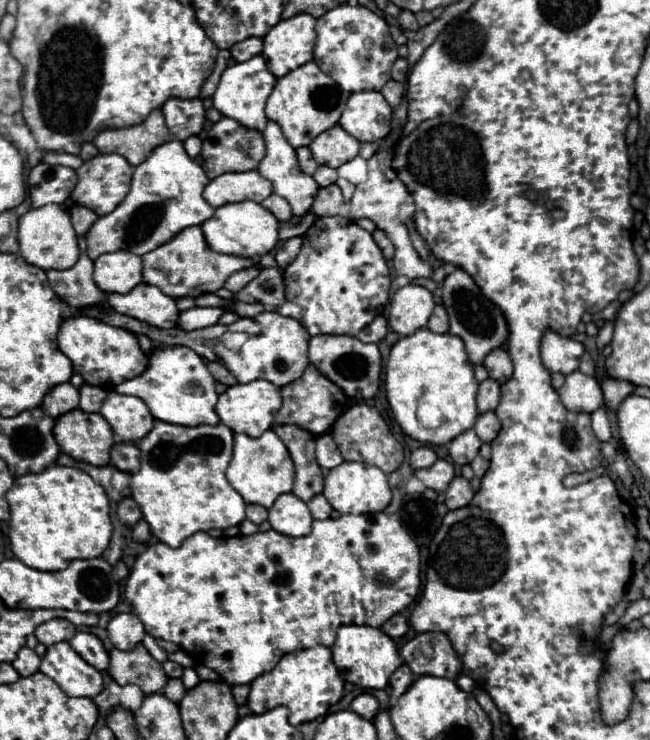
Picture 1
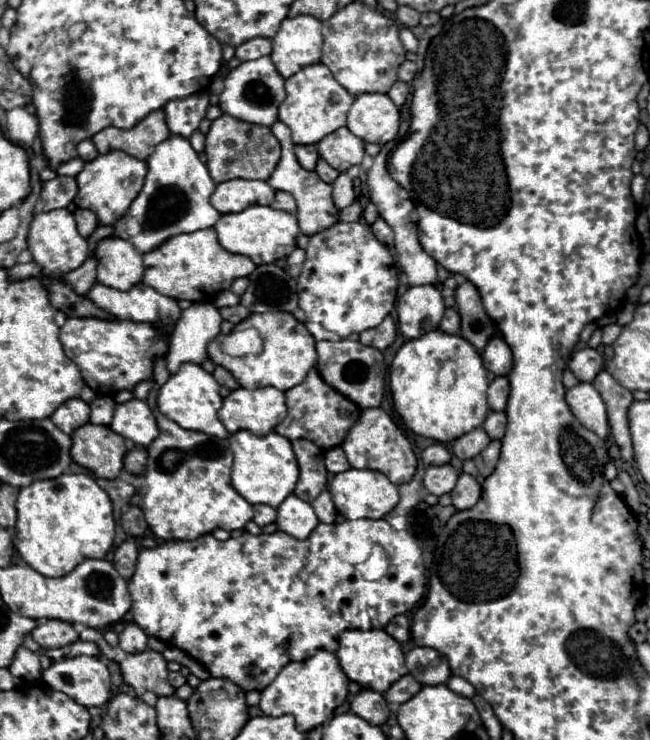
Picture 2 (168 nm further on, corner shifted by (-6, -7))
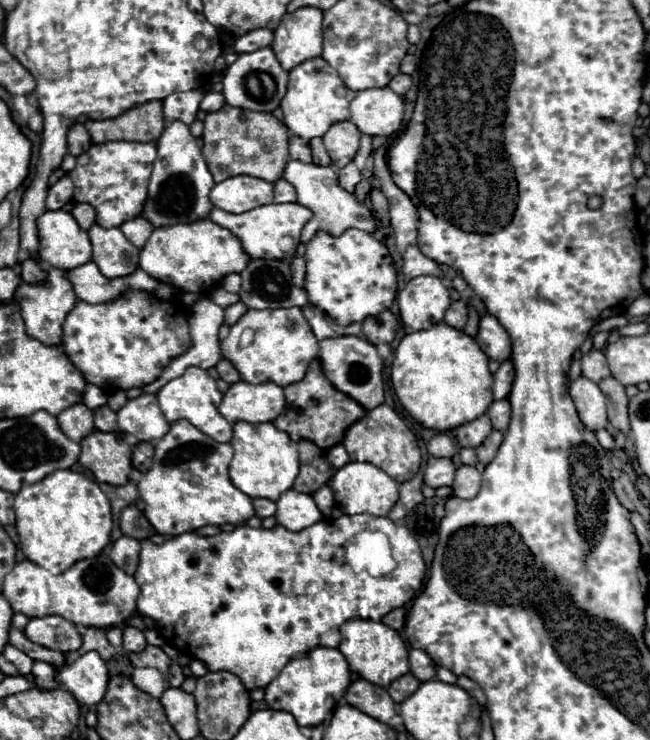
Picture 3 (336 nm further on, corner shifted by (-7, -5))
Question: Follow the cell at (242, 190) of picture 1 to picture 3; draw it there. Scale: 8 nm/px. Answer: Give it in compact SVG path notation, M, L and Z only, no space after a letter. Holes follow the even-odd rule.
M238 175L216 183L214 189L210 191L210 201L214 203L214 207L222 211L244 213L254 207L272 203L272 197L274 197L272 189L274 185L264 179Z

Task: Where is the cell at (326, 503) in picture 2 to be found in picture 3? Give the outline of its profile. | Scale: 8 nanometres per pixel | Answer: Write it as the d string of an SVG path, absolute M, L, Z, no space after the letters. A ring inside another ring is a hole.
M324 485L324 487L320 487L320 491L316 491L312 497L314 497L318 509L324 513L324 517L330 517L330 511L332 511L332 507L334 507L334 493L332 493L332 489L330 489L328 485Z

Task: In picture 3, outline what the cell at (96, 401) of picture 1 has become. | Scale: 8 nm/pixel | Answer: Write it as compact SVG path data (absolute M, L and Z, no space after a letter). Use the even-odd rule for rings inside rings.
M102 405L94 411L94 423L96 423L96 429L98 431L118 431L118 423L116 423L116 413L108 407L108 405Z

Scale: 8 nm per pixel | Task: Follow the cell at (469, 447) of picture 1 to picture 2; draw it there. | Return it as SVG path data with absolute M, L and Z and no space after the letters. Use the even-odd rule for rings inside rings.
M477 427L477 429L473 429L473 431L469 431L463 437L453 441L453 455L461 461L473 459L489 445L489 441L491 439L487 437L487 433L481 427Z

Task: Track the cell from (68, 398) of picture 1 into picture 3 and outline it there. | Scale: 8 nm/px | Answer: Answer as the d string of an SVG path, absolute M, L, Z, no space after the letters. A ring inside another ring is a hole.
M76 403L58 415L58 425L64 431L64 435L68 435L68 439L78 443L94 431L92 415L94 413L88 407L84 407L84 403Z

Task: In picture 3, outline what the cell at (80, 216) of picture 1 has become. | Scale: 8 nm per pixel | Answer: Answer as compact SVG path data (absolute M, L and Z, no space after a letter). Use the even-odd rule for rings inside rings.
M74 203L74 205L72 205L72 215L74 215L74 219L78 221L78 225L80 225L84 231L88 231L90 225L96 221L96 211L94 211L94 207L88 205L88 203Z

